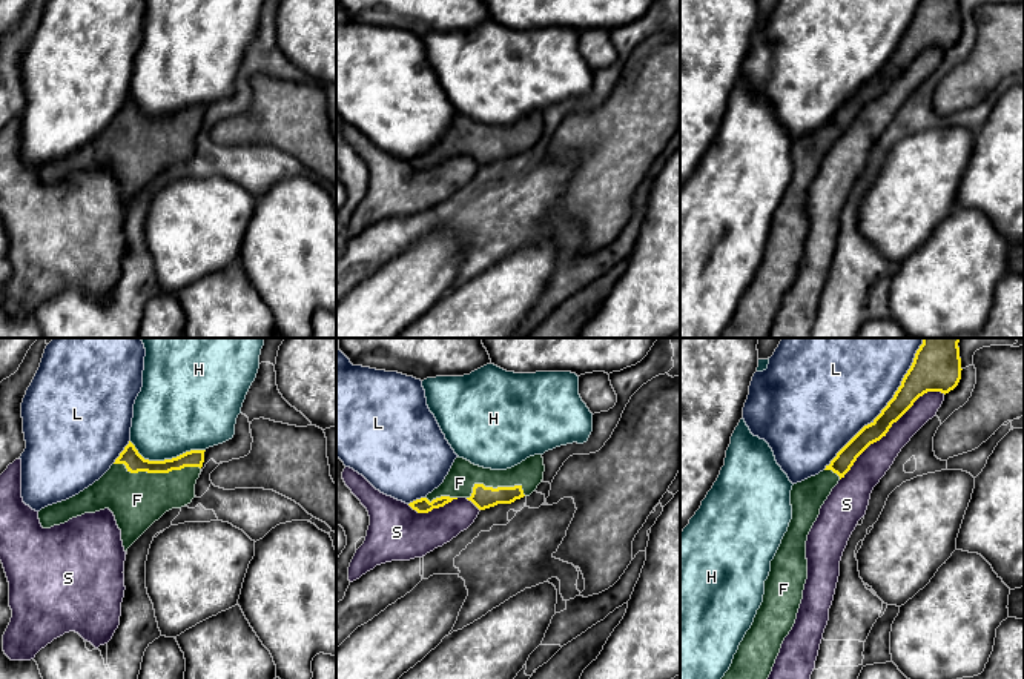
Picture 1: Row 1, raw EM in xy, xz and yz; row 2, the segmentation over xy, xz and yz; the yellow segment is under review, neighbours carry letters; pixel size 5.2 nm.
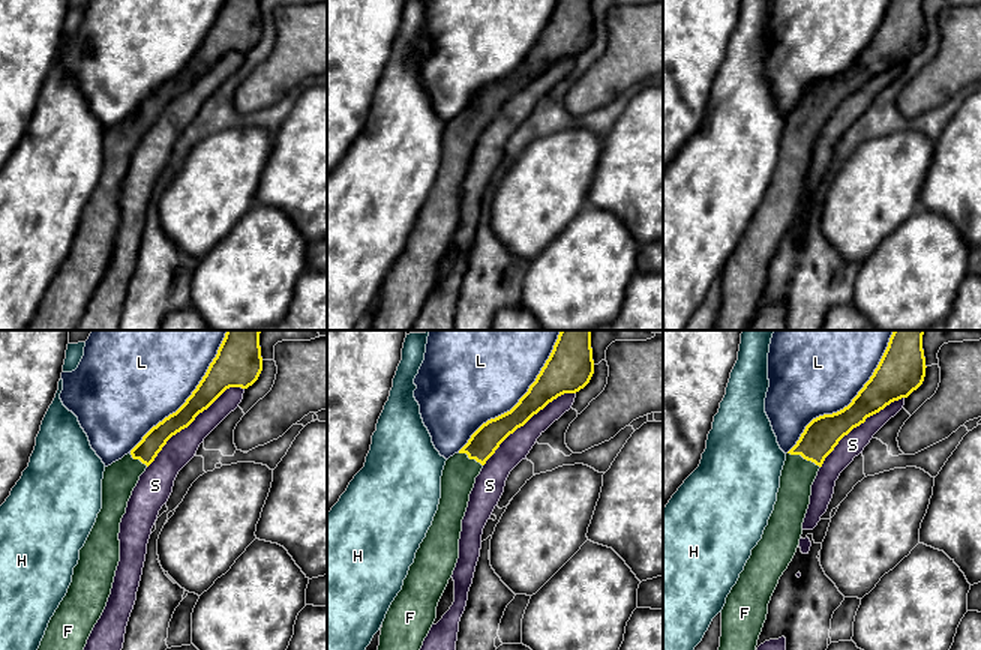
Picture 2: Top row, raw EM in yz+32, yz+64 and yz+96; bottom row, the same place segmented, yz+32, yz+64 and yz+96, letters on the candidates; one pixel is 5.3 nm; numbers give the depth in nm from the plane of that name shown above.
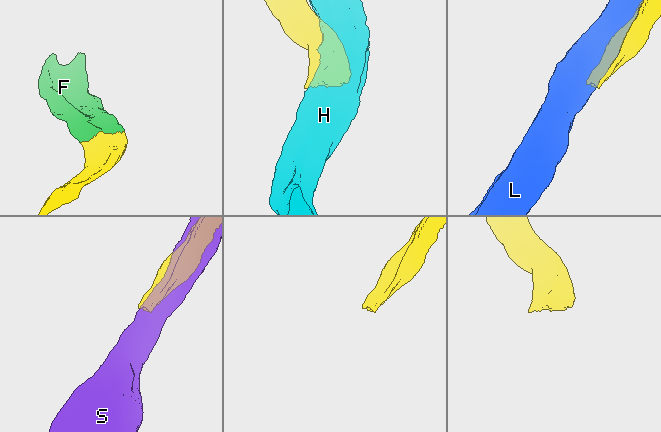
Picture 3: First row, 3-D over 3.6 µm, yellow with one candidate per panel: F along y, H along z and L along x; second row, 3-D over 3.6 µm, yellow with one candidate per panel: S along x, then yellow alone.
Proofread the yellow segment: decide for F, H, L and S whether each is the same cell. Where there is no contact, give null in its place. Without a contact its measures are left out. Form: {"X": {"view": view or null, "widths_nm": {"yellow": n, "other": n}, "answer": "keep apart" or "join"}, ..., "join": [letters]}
{"F": {"view": "xy", "widths_nm": {"yellow": 100, "other": 280}, "answer": "join"}, "H": {"view": "xy", "widths_nm": {"yellow": 100, "other": 420}, "answer": "keep apart"}, "L": {"view": "yz", "widths_nm": {"yellow": 160, "other": 460}, "answer": "keep apart"}, "S": {"view": "yz", "widths_nm": {"yellow": 140, "other": 170}, "answer": "keep apart"}, "join": ["F"]}

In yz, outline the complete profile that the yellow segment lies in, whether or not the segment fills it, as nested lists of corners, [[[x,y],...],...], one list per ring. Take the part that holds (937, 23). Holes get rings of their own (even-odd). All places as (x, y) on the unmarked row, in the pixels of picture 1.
[[[921,0],[901,41],[881,69],[864,81],[823,128],[792,141],[792,175],[771,217],[765,250],[751,284],[720,338],[766,338],[792,286],[808,235],[806,197],[832,144],[857,114],[880,97],[927,48],[949,49],[961,35],[958,0]]]

